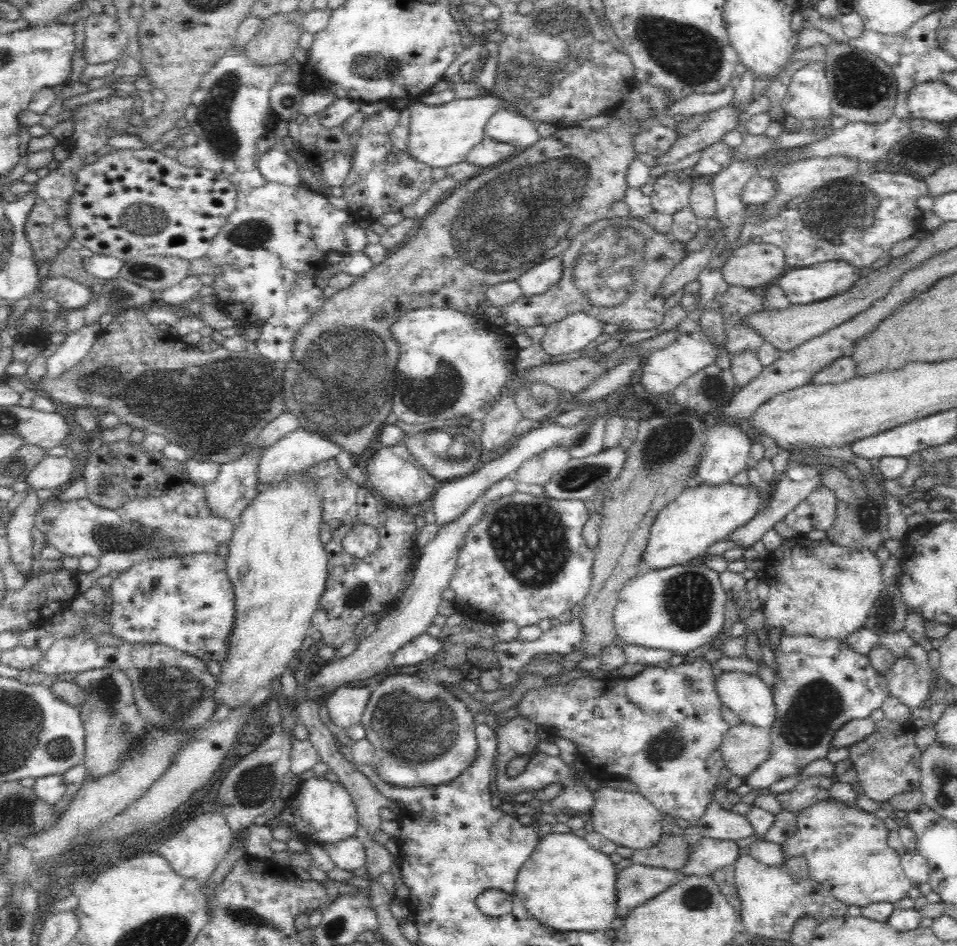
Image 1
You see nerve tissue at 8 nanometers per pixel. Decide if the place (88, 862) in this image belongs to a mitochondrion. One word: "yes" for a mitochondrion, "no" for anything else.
no

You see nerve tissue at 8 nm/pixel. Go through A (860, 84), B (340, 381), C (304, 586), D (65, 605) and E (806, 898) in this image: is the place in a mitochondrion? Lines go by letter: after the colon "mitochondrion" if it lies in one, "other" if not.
A: mitochondrion
B: mitochondrion
C: other
D: other
E: mitochondrion

